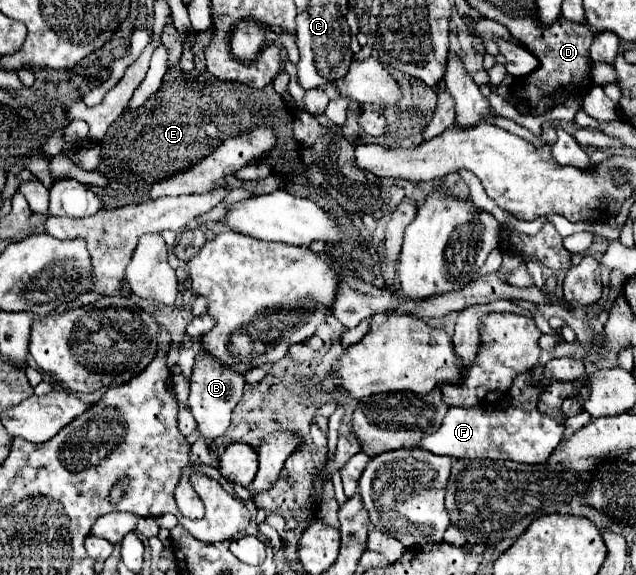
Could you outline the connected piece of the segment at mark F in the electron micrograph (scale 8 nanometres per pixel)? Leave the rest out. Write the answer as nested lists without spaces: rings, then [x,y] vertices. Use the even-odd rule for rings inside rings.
[[[529,373],[519,375],[501,405],[481,403],[477,407],[449,407],[439,431],[425,435],[415,447],[455,459],[507,459],[527,465],[547,463],[549,455],[561,443],[563,423],[537,411],[541,391],[543,385],[537,387],[529,379]]]

